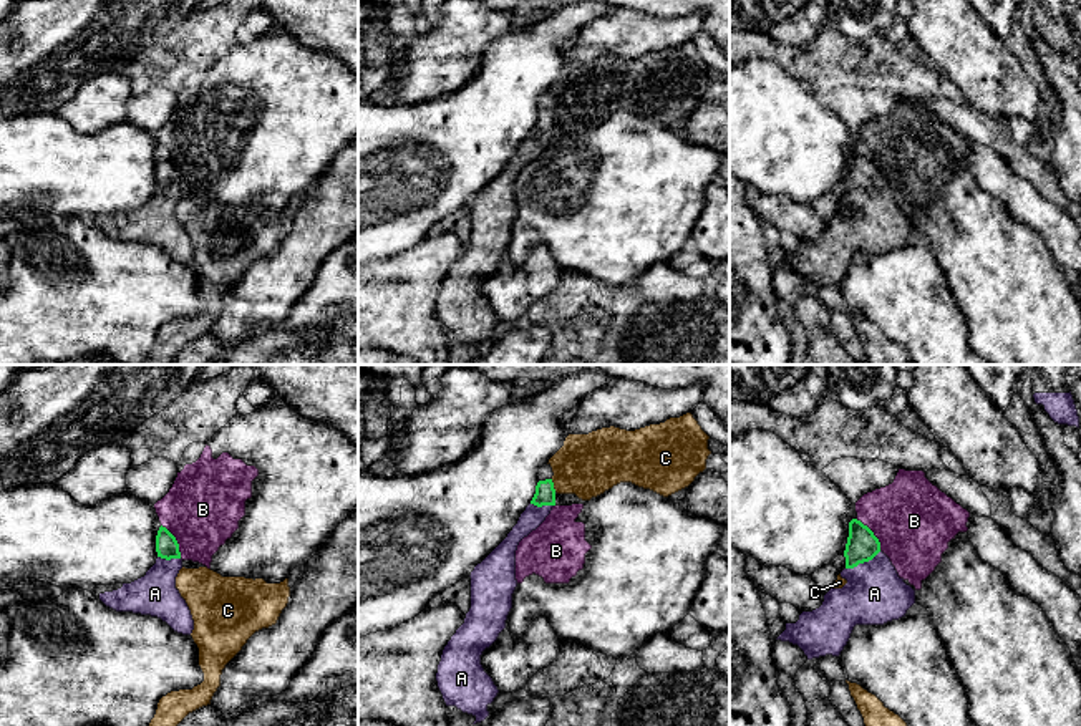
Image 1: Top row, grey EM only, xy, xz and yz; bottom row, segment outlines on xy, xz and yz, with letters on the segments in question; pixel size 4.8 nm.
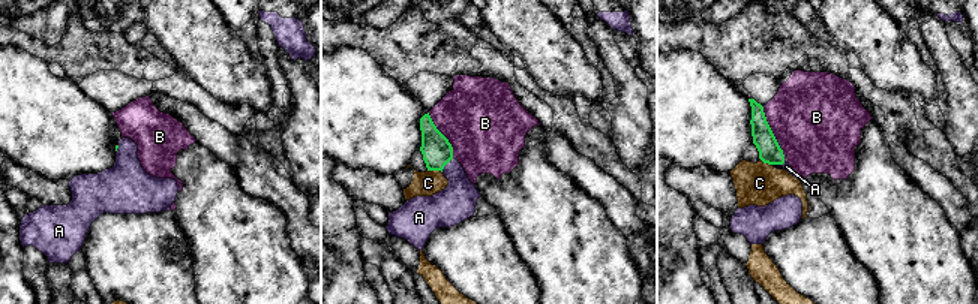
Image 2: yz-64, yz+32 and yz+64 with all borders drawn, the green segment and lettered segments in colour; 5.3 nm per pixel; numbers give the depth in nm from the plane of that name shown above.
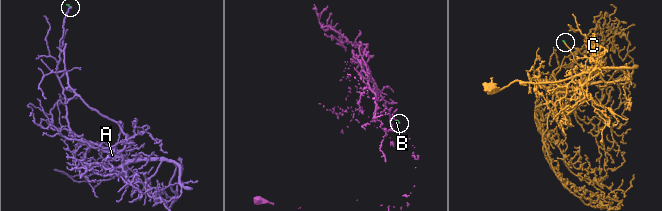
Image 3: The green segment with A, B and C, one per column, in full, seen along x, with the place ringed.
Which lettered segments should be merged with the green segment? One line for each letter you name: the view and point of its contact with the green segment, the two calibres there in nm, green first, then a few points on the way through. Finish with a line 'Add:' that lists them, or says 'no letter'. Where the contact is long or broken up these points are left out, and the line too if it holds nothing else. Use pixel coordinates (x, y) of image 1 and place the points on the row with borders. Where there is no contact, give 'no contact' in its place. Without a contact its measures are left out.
A: yz (862, 562) | 160/300 nm | across yz (862, 546), (862, 562), (871, 575), (874, 594)
Add: A

